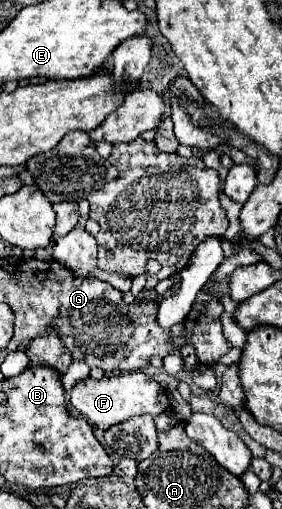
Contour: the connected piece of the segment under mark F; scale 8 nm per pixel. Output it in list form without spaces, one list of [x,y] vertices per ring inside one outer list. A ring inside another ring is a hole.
[[[129,372],[123,376],[111,376],[111,378],[103,378],[103,380],[85,378],[73,386],[71,404],[99,430],[107,430],[113,424],[125,422],[139,414],[149,414],[155,418],[163,412],[169,412],[167,392],[163,390],[163,386],[159,382],[155,382],[149,374],[143,374],[143,372]]]

